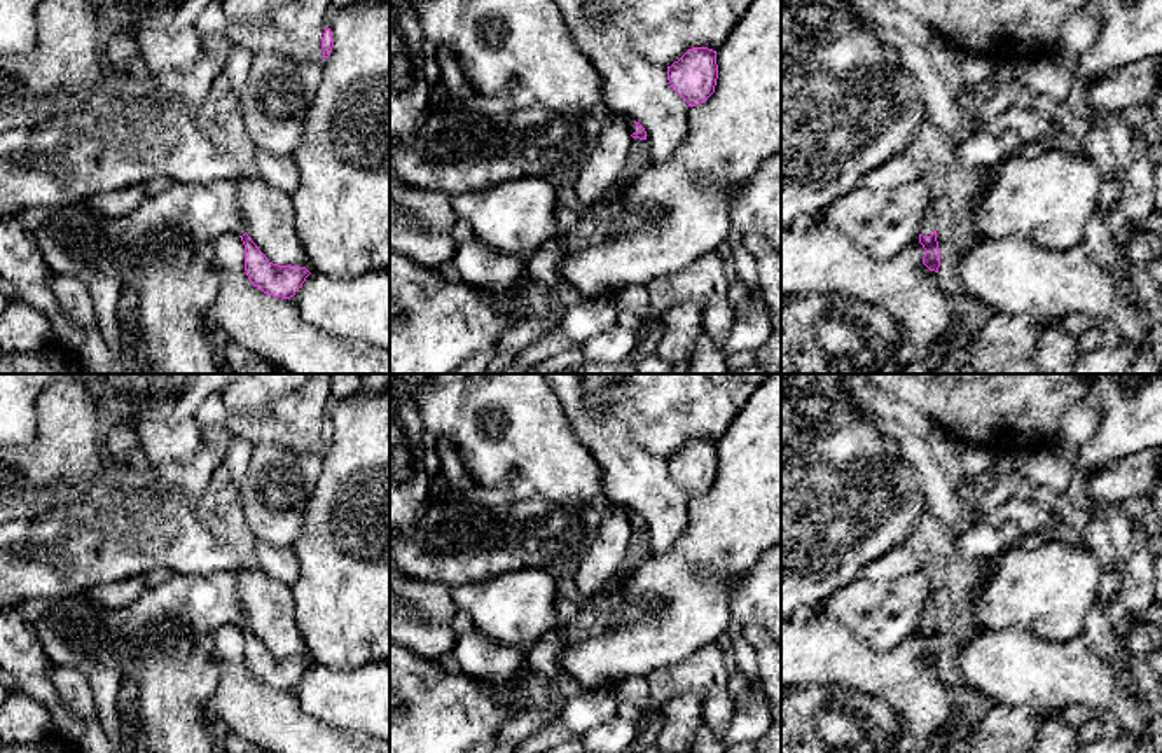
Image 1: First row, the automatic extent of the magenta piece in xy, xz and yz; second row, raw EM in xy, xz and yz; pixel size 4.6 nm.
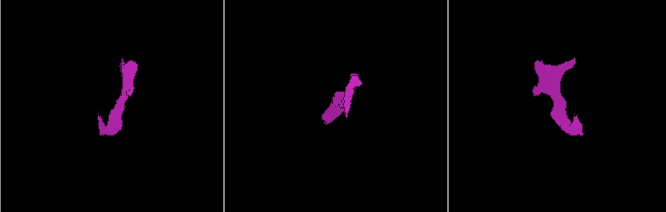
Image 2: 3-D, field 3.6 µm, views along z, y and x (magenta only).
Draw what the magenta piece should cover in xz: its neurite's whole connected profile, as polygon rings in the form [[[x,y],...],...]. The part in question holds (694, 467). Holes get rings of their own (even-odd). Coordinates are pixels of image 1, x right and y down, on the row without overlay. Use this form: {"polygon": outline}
{"polygon": [[[692,439],[678,452],[667,458],[667,472],[687,494],[704,494],[713,484],[718,470],[716,442]]]}

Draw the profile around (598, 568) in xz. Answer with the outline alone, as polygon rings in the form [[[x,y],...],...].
[[[615,507],[599,529],[599,535],[578,559],[573,575],[582,601],[587,601],[619,582],[619,570],[627,552],[631,522],[629,510]]]

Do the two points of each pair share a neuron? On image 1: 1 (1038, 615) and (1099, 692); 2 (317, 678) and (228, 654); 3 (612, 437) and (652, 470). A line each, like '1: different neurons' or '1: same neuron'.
1: different neurons
2: different neurons
3: same neuron

